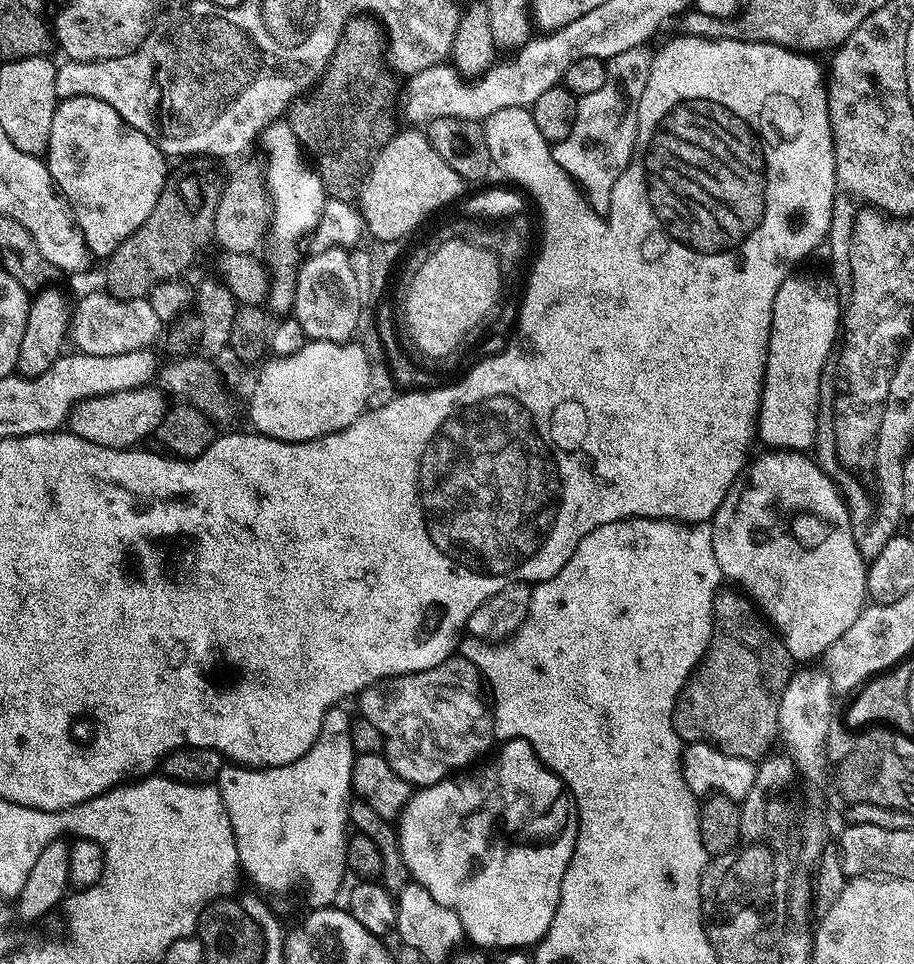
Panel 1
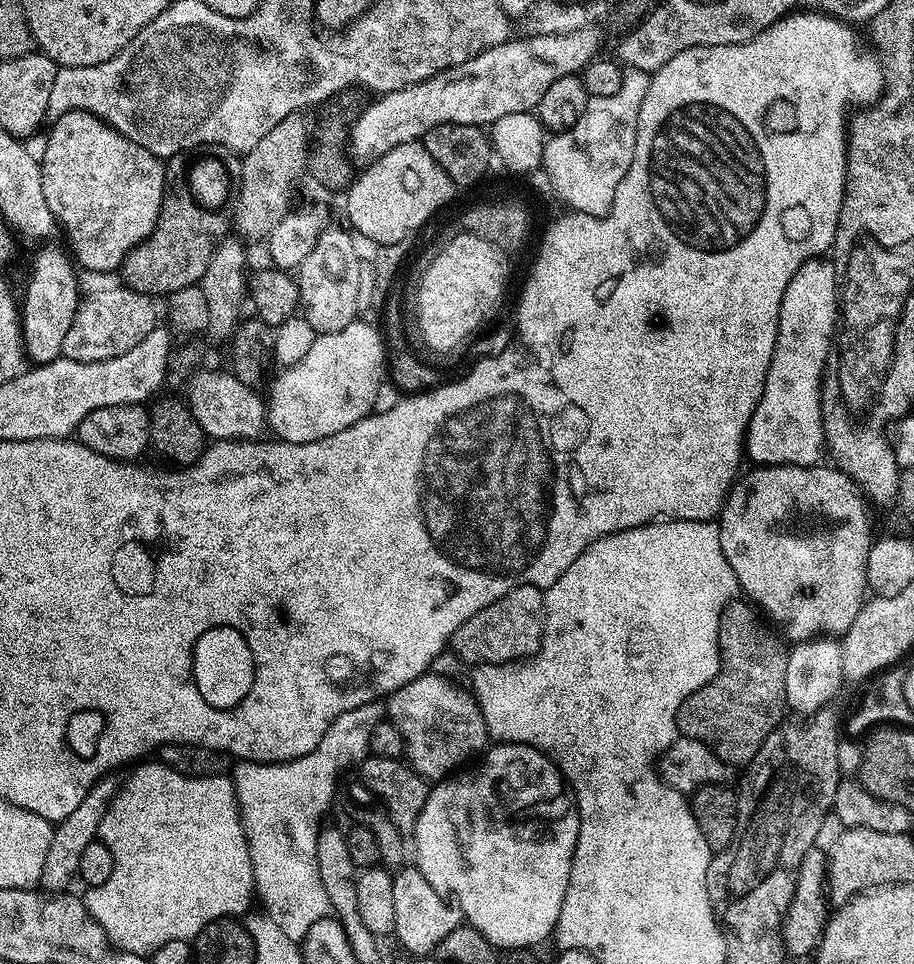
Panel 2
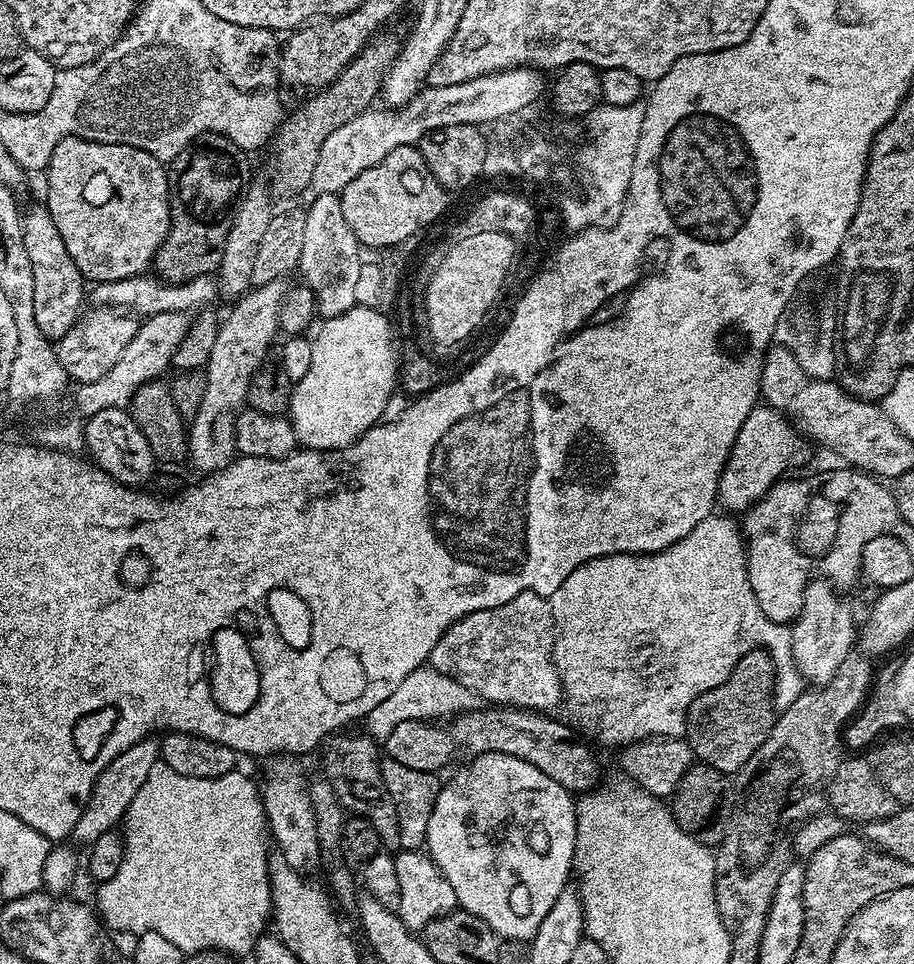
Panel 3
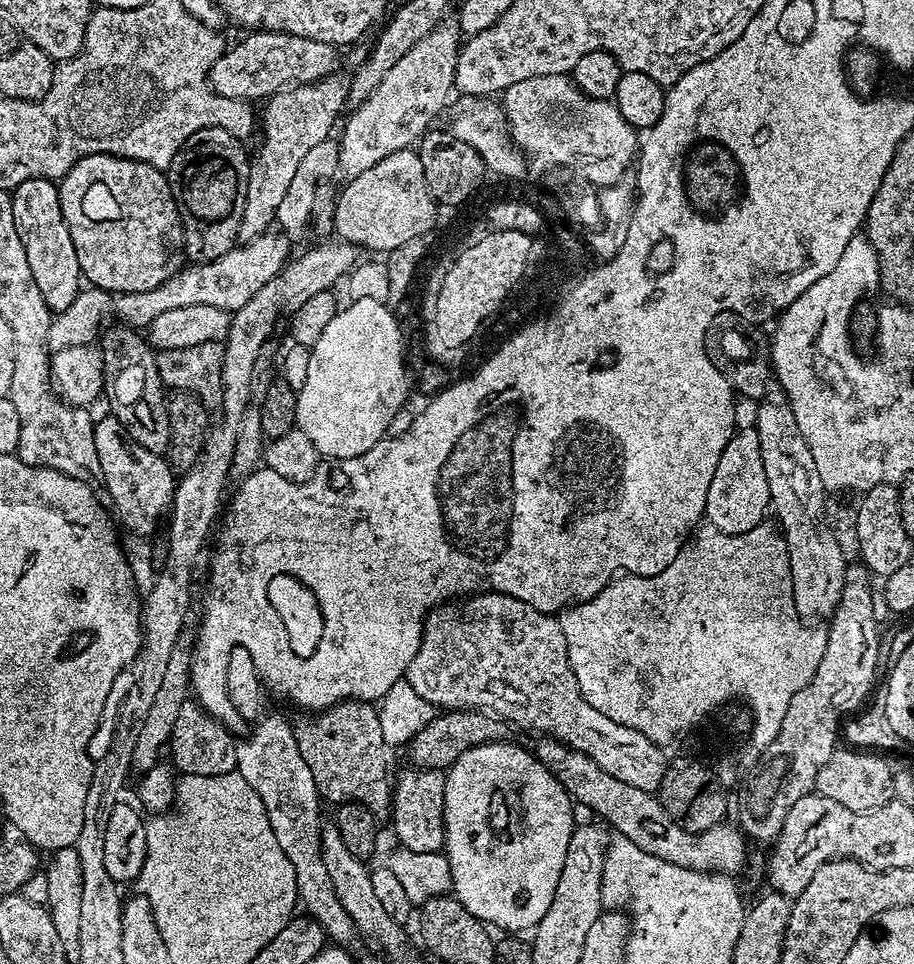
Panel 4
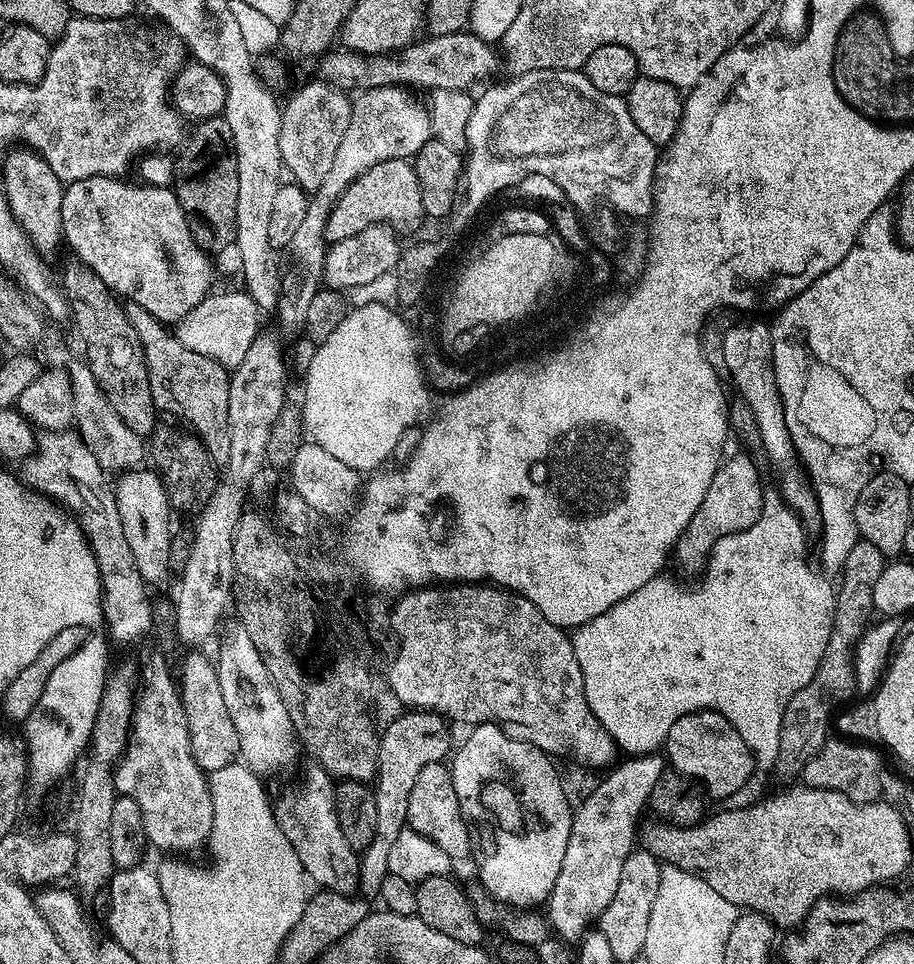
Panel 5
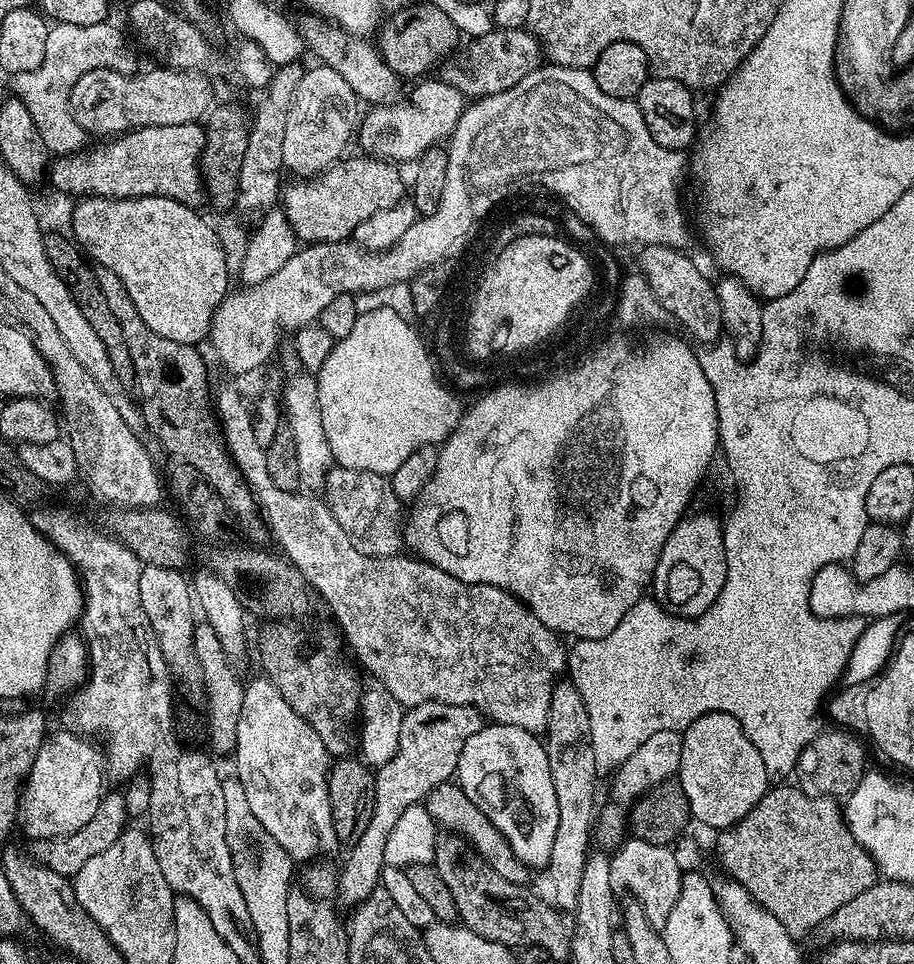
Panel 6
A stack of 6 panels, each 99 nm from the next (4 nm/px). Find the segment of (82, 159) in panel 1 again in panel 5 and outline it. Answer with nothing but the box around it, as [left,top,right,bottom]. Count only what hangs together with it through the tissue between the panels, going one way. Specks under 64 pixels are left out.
[64,176,213,326]

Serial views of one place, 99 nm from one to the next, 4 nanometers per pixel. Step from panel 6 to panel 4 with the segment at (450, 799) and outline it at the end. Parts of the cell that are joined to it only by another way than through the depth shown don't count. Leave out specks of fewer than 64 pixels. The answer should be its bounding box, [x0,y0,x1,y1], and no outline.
[390,766,445,854]

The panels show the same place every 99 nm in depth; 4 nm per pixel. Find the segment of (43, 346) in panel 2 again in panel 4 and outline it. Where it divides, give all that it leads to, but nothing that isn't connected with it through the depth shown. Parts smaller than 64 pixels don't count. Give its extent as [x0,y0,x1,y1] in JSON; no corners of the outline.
[11,176,82,314]

